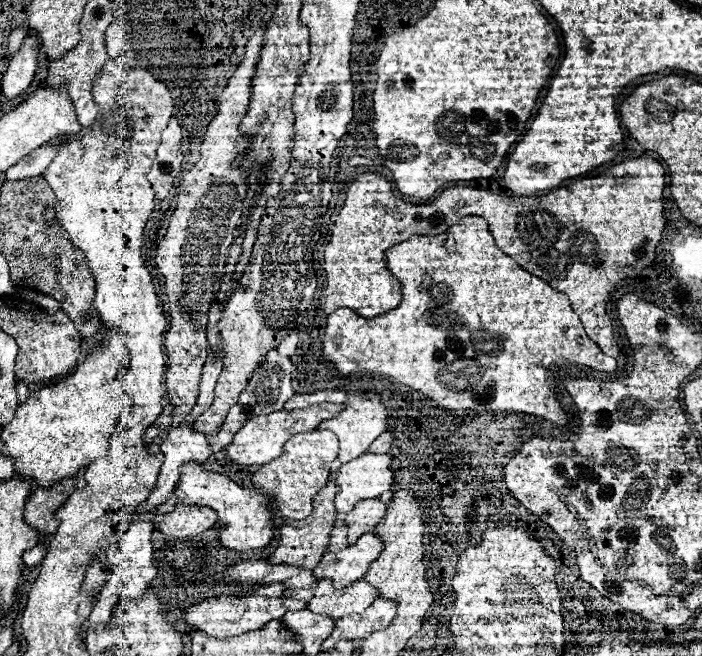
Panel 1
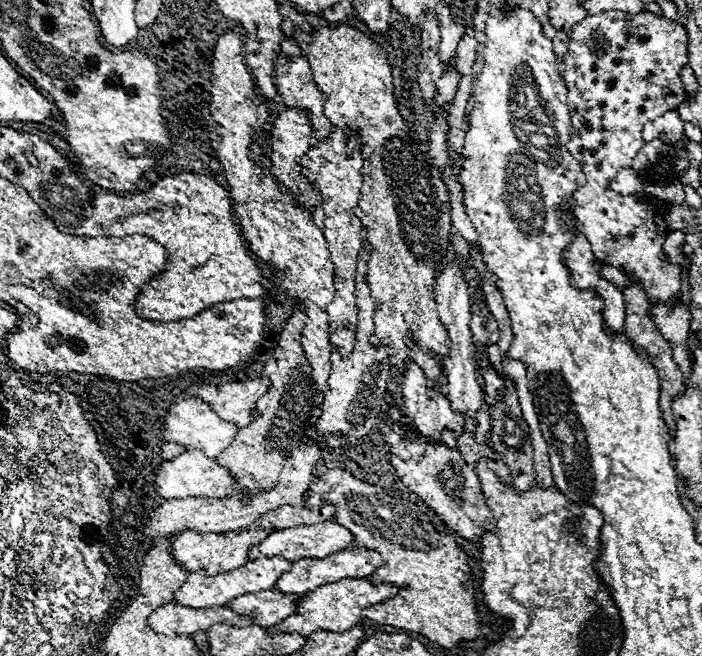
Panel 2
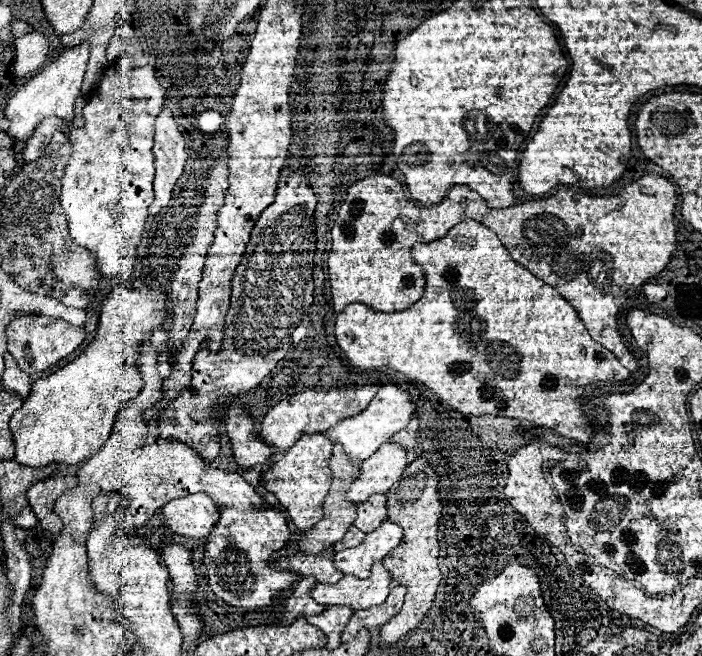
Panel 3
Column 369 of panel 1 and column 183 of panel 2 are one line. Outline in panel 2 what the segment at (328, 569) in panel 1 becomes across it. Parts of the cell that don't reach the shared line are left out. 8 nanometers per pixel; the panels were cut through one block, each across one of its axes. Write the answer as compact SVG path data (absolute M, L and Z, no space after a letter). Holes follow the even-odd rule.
M186 530L178 536L172 538L172 546L170 546L170 554L172 558L188 572L198 572L198 570L204 570L204 574L212 576L212 574L220 574L220 572L228 572L236 566L242 566L244 562L248 562L246 554L252 546L256 546L258 542L262 542L264 538L268 536L266 530L262 532L240 532L234 530L234 532L228 532L228 534L198 534L198 532L192 532L192 530Z

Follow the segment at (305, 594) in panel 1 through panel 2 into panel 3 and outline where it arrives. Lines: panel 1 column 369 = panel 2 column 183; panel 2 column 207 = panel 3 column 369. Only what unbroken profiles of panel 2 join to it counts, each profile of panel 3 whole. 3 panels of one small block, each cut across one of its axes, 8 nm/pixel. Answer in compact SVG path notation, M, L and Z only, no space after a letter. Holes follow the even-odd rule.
M382 564L372 568L366 580L342 576L334 586L314 586L312 598L324 606L350 606L352 610L366 610L382 604L392 588L392 578Z

